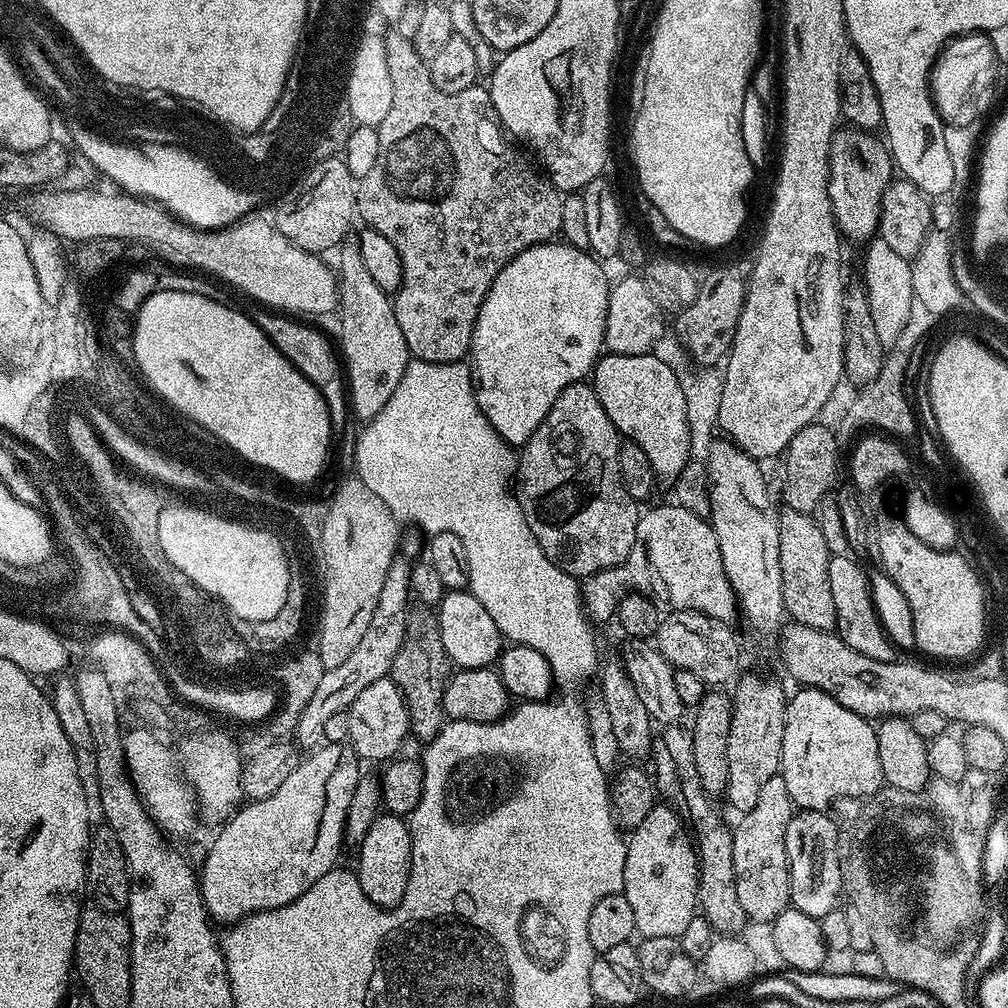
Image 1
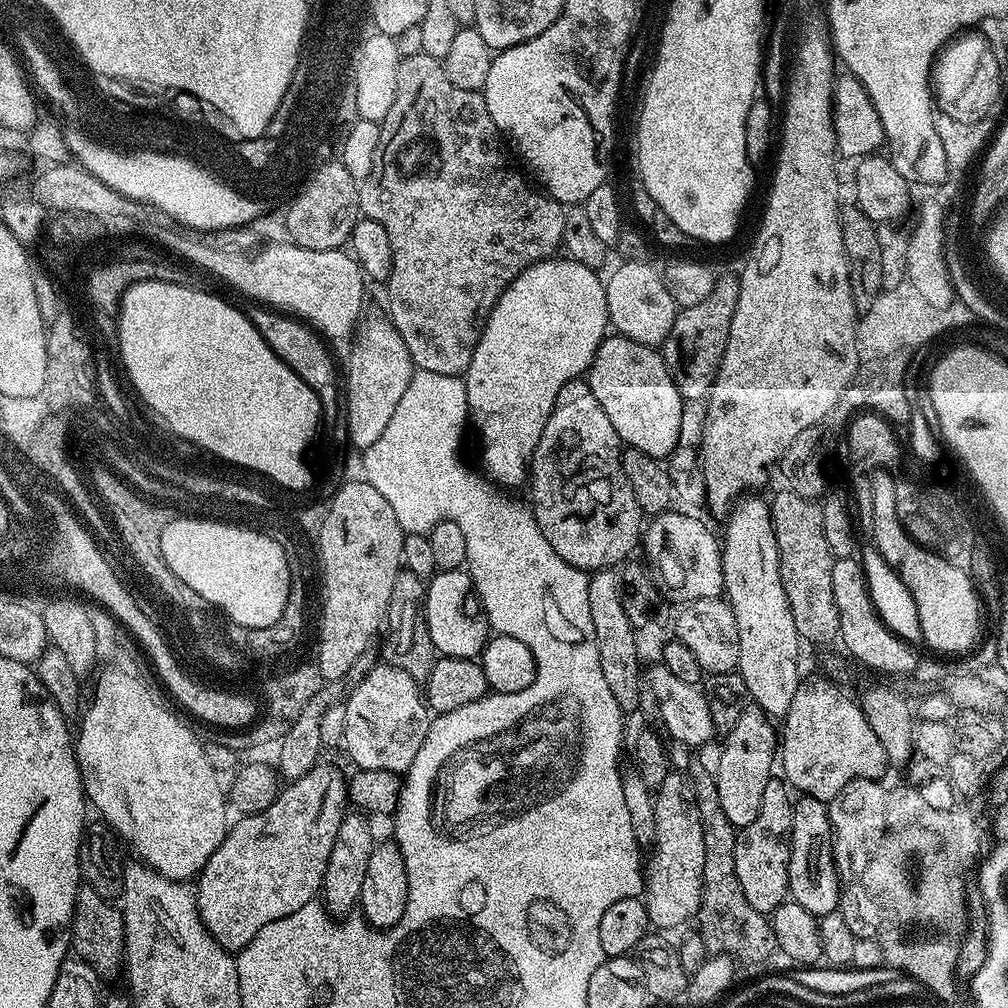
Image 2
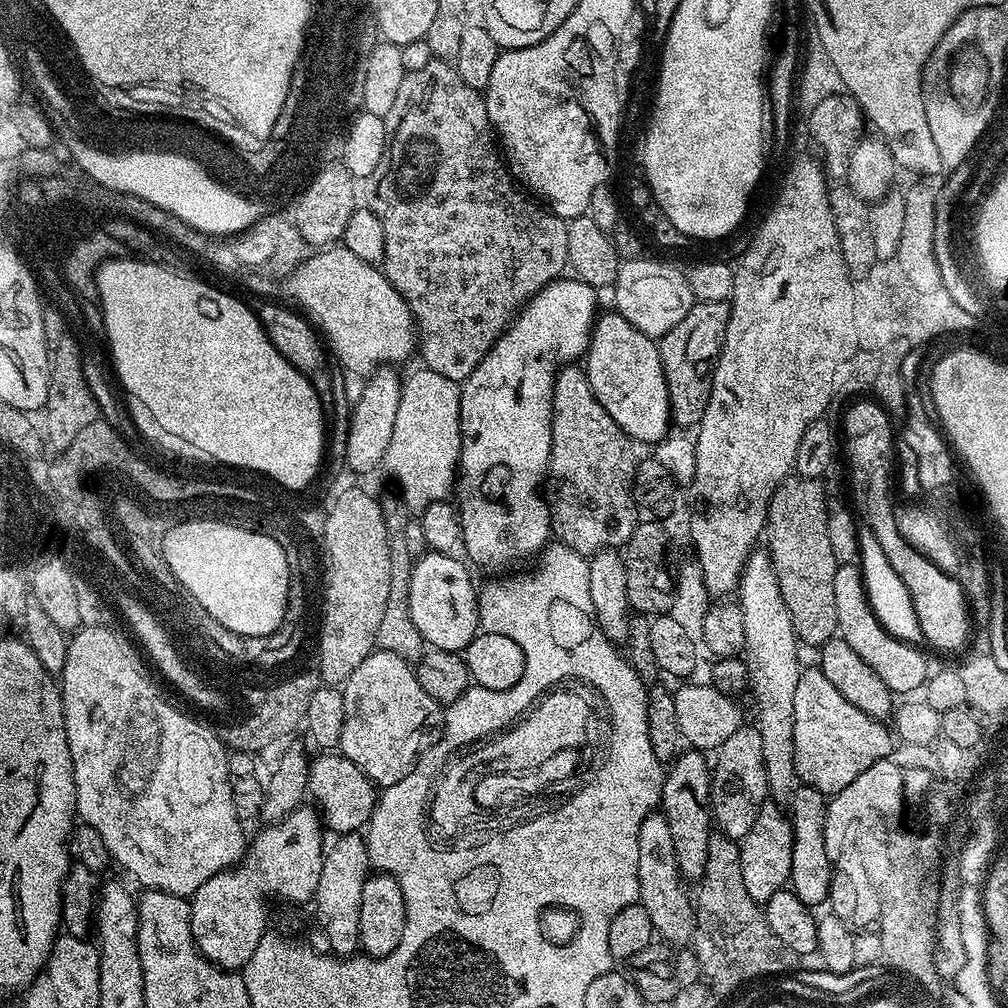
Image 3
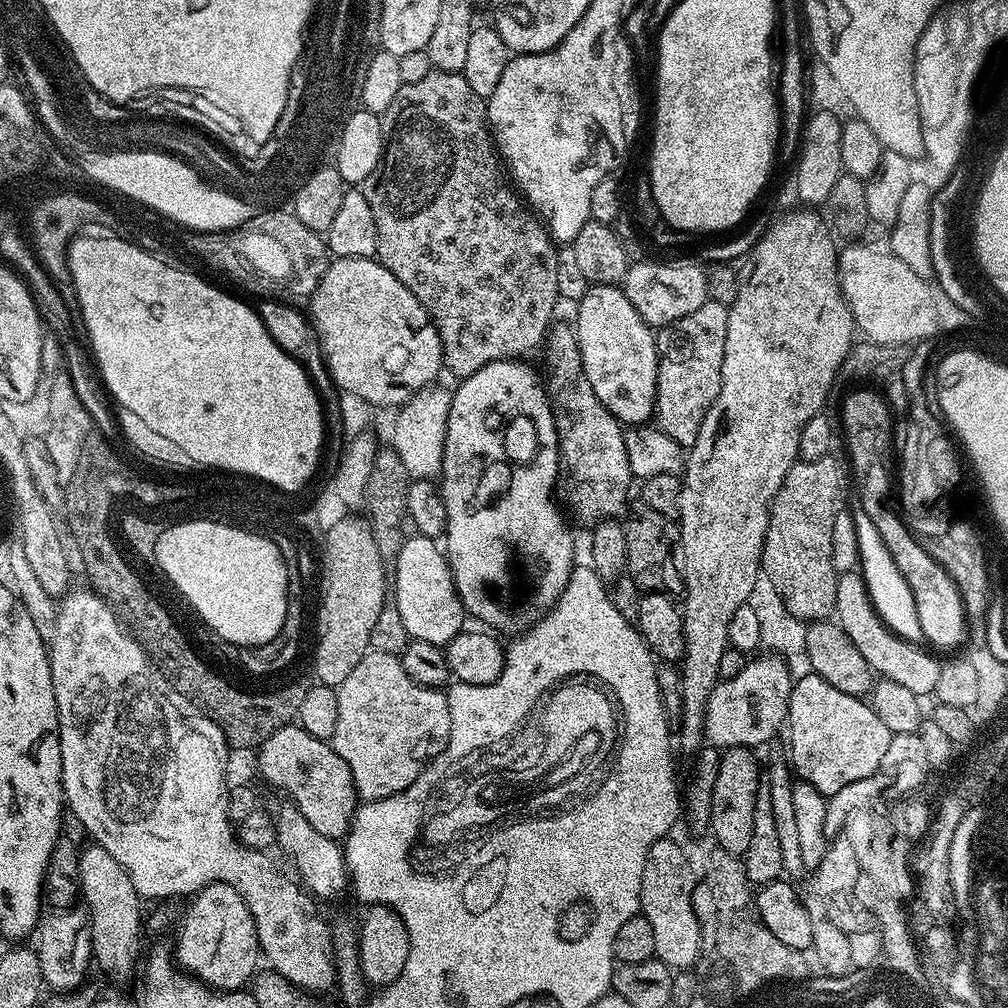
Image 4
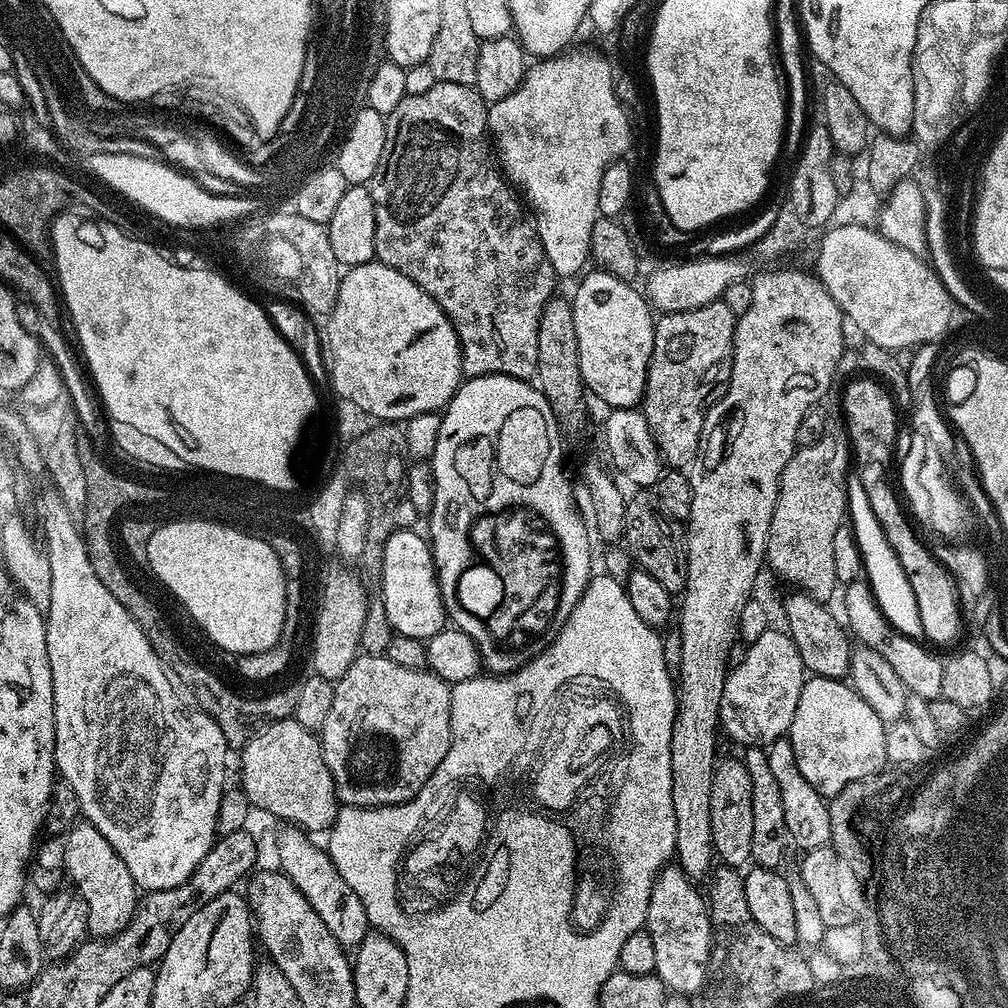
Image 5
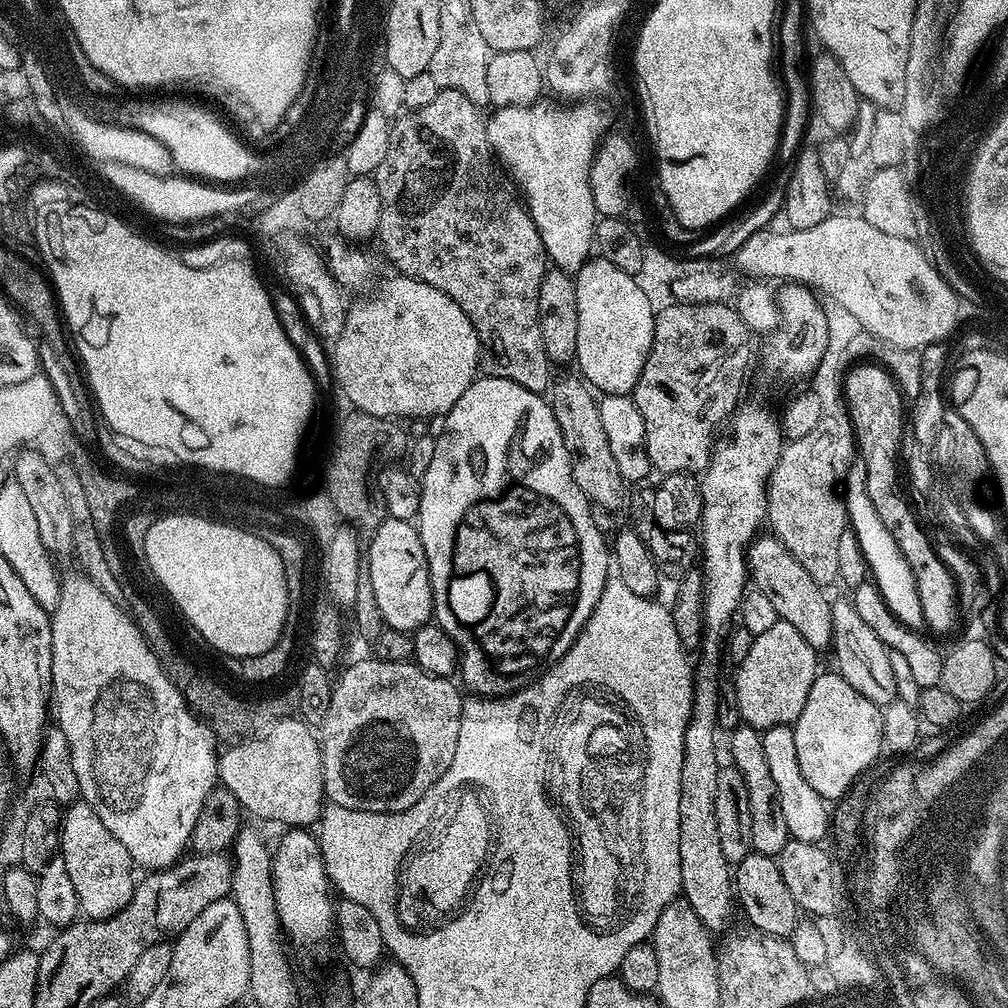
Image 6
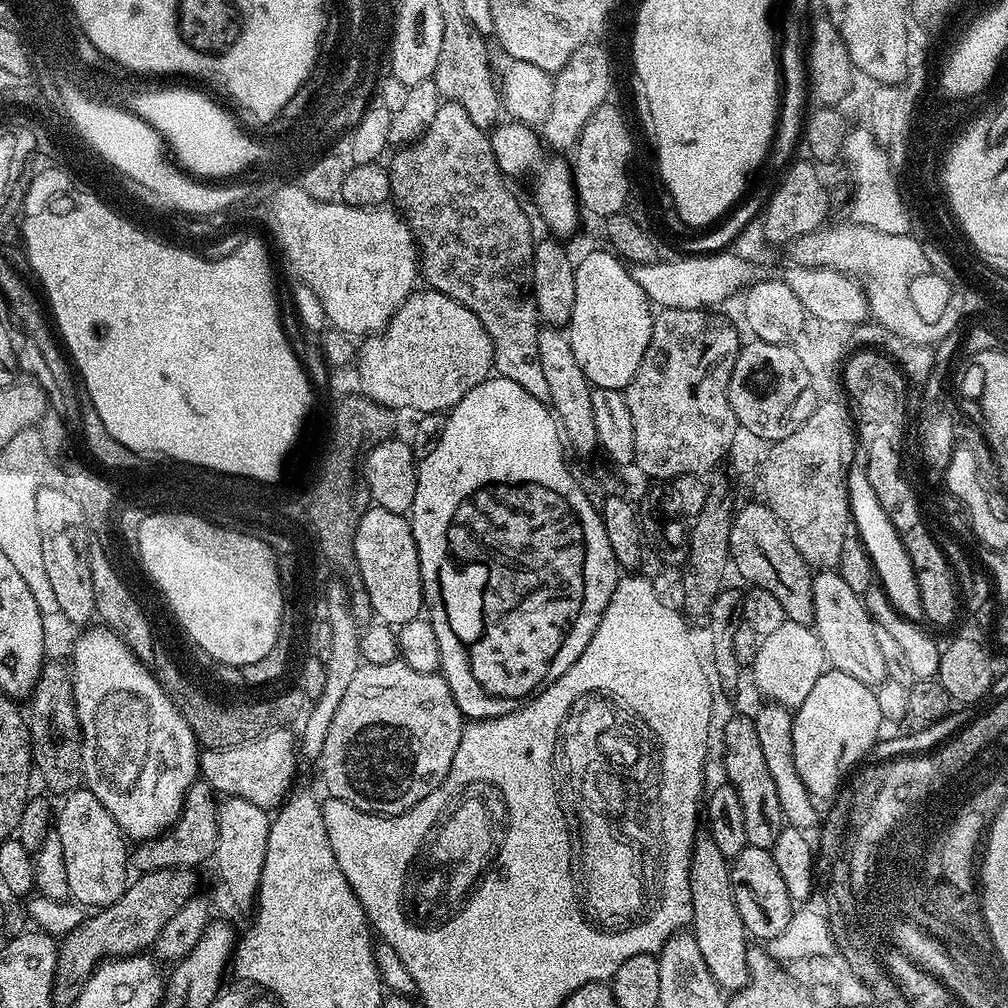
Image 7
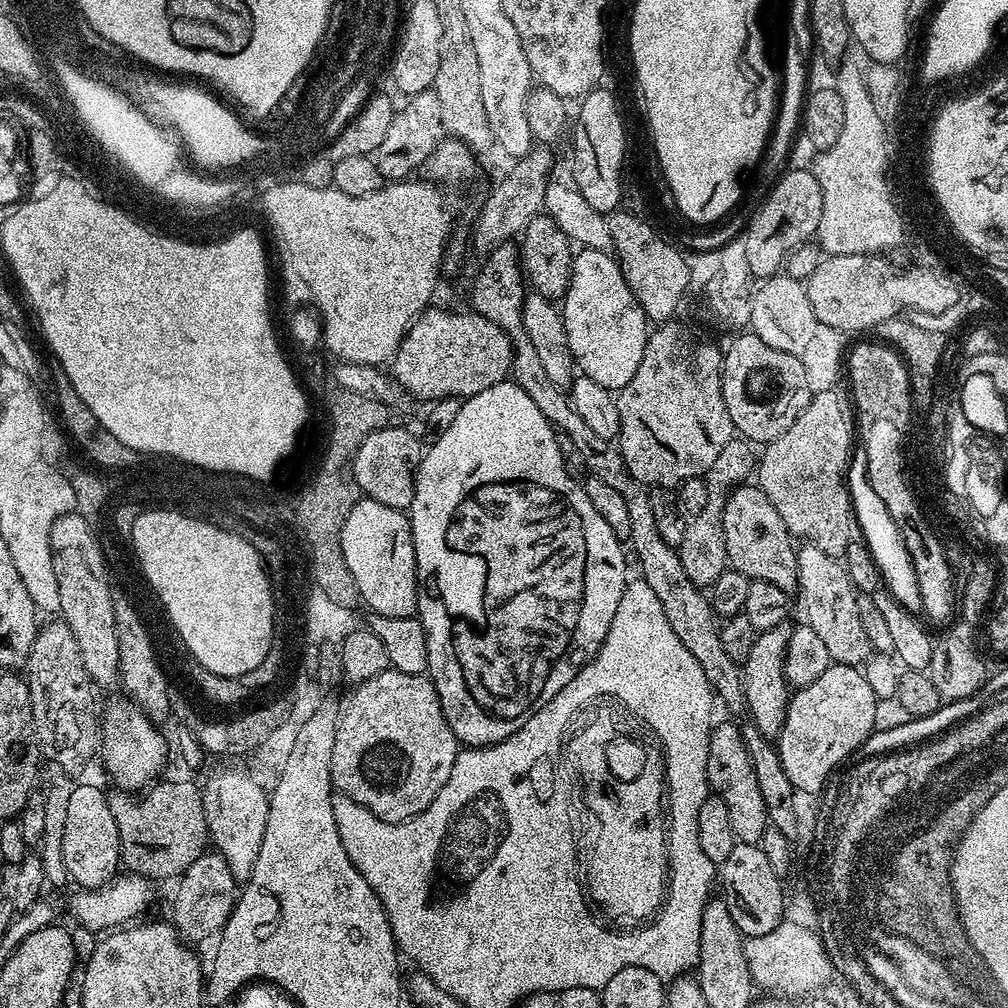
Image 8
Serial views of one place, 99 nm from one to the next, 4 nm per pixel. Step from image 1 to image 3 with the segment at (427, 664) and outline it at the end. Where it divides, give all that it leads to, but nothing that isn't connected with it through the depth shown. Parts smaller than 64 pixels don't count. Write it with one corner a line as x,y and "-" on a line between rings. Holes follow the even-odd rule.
399,495
379,497
380,509
386,522
390,550
390,594
386,597
386,610
382,614
382,623
378,626
376,635
376,648
381,652
393,652
403,660
409,662
419,661
426,651
424,636
414,626
414,618
410,618
410,574
414,563
414,556
406,552
405,543
401,540
403,528
410,520
410,509

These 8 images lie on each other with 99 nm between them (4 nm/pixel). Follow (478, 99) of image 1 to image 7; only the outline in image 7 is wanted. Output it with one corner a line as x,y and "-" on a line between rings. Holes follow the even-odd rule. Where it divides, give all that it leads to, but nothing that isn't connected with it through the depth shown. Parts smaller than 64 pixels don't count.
444,102
423,136
415,144
401,147
397,152
400,153
388,168
392,187
390,200
407,220
416,239
423,283
425,280
428,283
425,285
433,292
454,298
454,302
466,306
466,310
473,312
478,322
482,322
486,334
490,334
495,375
518,382
522,390
547,402
550,389
546,387
546,378
542,378
542,362
536,360
541,325
536,306
530,299
534,247
532,220
508,189
509,181
494,158
489,133
474,126
462,106

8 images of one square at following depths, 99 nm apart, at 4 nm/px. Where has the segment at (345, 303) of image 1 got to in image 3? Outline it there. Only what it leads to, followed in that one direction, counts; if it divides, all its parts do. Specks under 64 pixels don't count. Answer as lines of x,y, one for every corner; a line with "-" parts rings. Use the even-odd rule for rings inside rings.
381,366
363,381
364,389
347,417
348,437
343,463
356,472
368,472
375,464
384,464
384,456
390,446
390,434
394,434
394,418
398,418
398,402
402,387
401,377
396,377
391,367

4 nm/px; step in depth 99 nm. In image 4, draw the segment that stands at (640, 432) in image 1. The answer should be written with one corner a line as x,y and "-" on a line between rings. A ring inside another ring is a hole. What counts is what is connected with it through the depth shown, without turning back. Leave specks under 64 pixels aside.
598,284
587,289
576,312
574,335
594,394
624,426
644,426
656,411
656,337
630,306
623,287

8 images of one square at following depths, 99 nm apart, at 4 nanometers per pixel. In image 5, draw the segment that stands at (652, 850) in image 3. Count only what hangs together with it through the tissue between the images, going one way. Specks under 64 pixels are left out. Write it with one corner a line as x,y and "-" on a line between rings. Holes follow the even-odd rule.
665,866
652,887
646,921
646,930
654,942
655,976
663,982
669,993
687,997
699,993
705,987
712,949
712,918
708,911
708,902
705,893
696,888
699,887
679,866

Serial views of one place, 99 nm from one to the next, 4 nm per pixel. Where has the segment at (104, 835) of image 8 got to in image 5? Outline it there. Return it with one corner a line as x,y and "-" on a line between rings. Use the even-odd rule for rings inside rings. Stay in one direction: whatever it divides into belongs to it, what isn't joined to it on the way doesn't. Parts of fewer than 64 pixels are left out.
77,822
66,832
64,845
64,871
69,881
73,880
75,891
86,902
88,931
93,937
113,936
130,922
138,903
138,889
126,862
118,858
114,846
98,834
98,830
87,822

